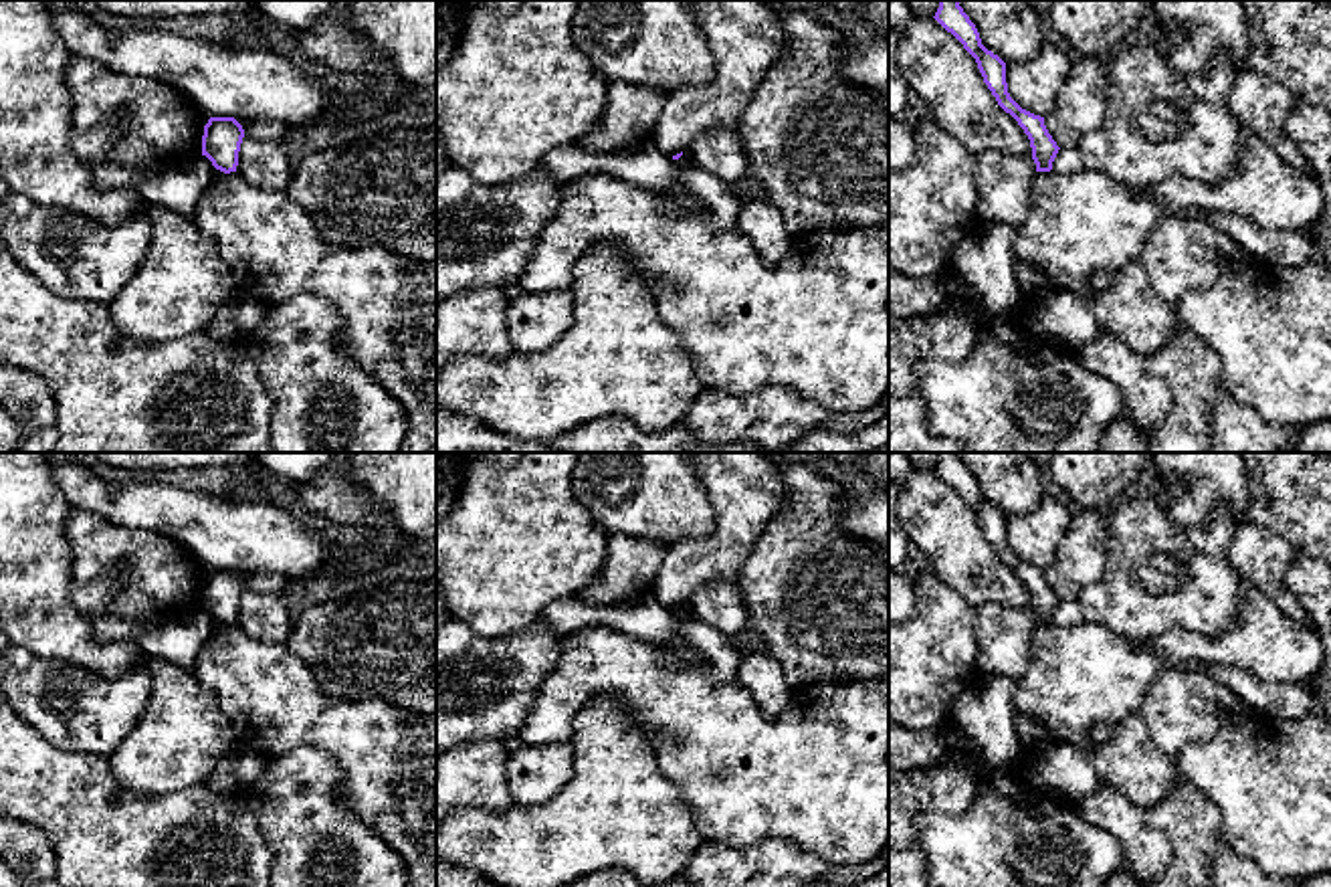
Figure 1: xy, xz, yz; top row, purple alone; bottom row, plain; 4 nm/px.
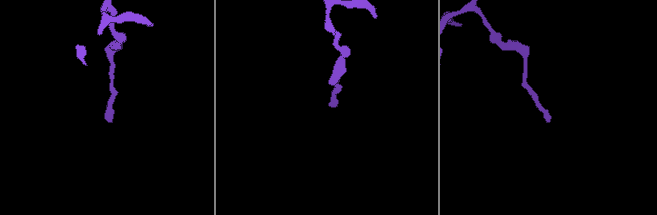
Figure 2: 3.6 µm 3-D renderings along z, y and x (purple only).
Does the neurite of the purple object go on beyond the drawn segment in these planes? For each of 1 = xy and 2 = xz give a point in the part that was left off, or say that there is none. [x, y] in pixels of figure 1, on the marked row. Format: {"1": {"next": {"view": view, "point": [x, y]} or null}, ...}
{"1": {"next": null}, "2": {"next": null}}

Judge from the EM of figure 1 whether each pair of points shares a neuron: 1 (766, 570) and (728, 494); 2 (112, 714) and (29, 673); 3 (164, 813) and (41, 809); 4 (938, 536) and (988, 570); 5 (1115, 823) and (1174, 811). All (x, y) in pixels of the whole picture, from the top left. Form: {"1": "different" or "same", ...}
{"1": "different", "2": "same", "3": "same", "4": "same", "5": "different"}

